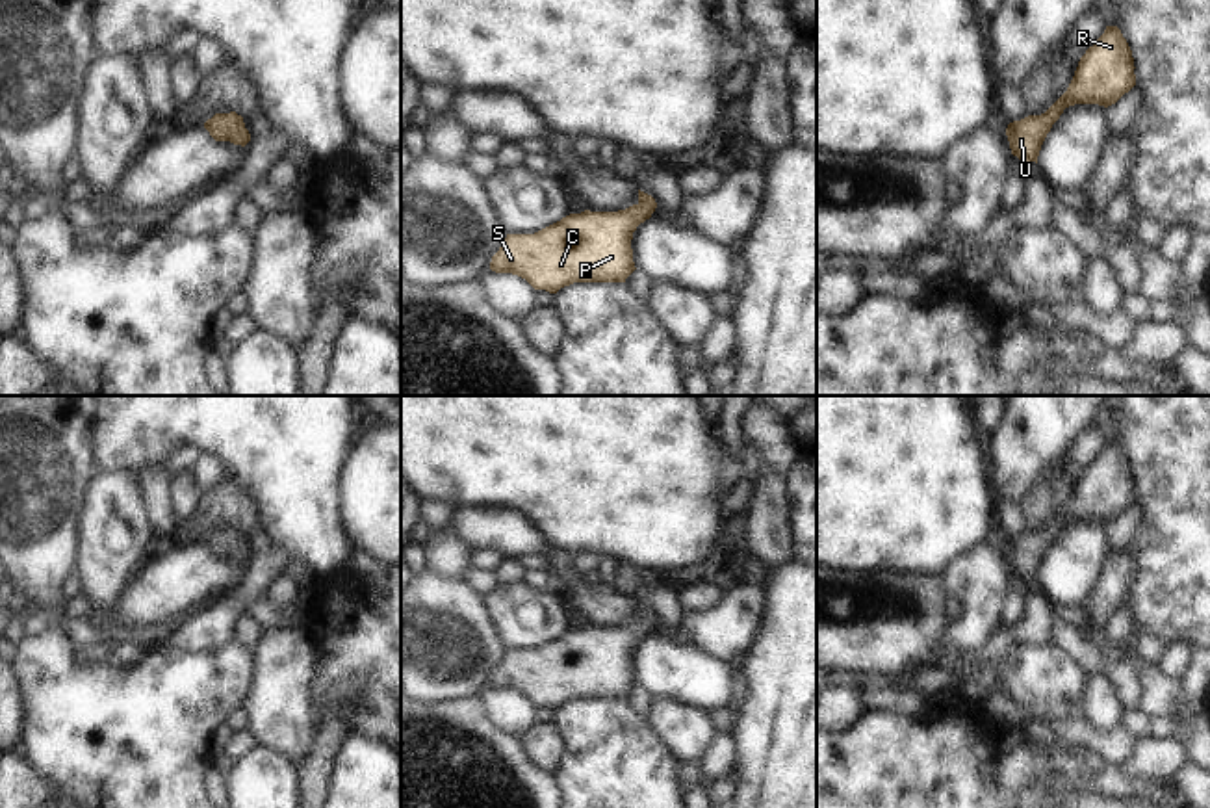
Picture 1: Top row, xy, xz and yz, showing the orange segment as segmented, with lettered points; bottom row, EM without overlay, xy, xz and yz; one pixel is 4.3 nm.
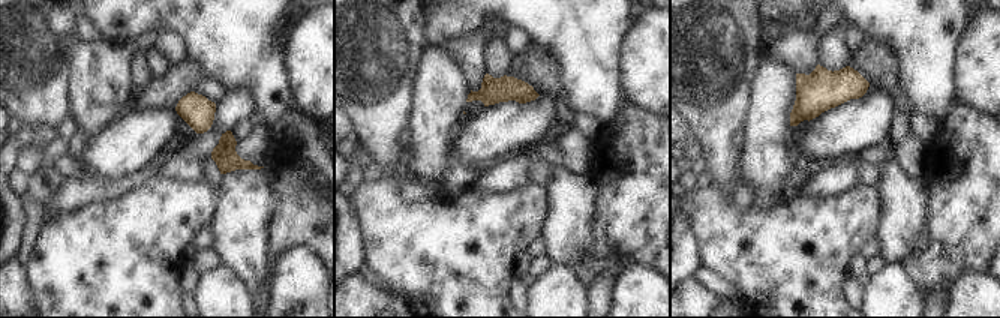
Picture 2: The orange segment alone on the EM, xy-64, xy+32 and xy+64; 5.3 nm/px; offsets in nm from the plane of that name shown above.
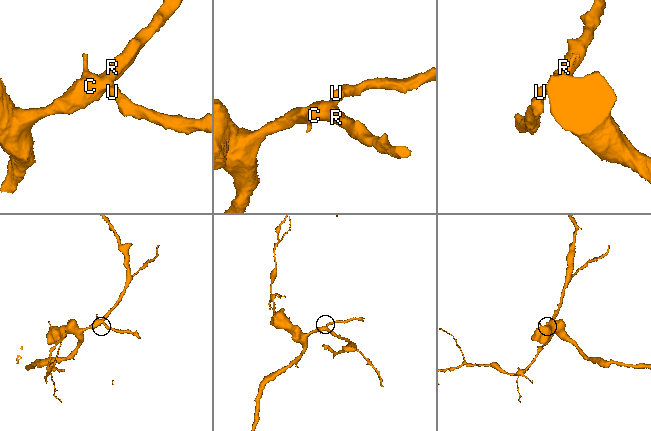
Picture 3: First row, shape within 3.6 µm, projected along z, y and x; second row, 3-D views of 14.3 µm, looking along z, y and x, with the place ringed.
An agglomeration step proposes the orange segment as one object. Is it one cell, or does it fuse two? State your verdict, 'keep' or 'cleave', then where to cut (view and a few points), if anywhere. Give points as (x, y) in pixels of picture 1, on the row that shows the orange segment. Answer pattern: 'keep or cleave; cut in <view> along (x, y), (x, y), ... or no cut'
keep; no cut

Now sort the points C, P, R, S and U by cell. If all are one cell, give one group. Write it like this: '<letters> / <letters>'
C P R S U

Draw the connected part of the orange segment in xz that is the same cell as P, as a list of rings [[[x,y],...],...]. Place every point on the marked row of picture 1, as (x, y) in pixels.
[[[638,189],[638,202],[618,212],[570,214],[534,234],[507,234],[490,269],[557,293],[573,282],[625,282],[637,269],[631,240],[657,202]]]

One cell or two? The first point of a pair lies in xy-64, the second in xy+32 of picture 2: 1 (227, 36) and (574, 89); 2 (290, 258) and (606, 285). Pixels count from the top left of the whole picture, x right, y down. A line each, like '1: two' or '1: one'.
1: one
2: two

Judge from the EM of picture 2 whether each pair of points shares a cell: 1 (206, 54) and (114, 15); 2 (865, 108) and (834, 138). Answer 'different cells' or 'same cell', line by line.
1: same cell
2: same cell

